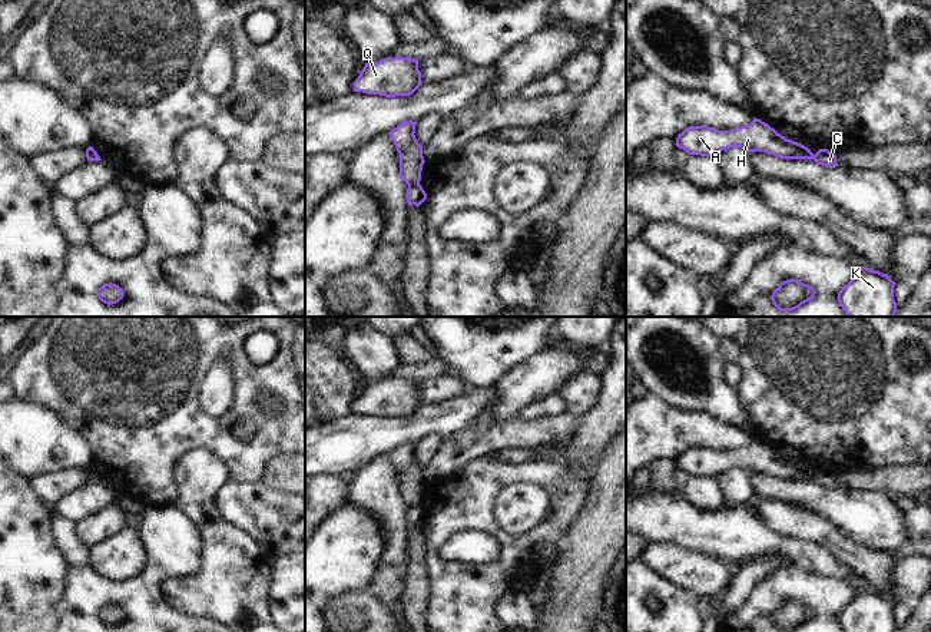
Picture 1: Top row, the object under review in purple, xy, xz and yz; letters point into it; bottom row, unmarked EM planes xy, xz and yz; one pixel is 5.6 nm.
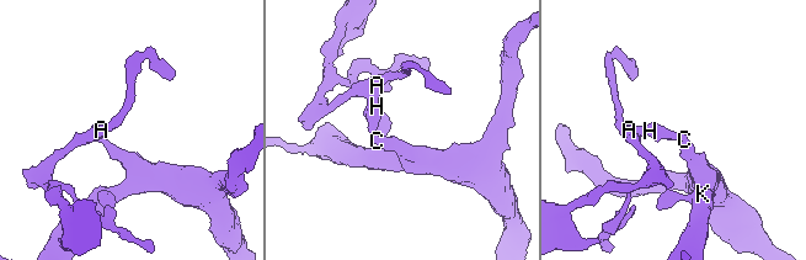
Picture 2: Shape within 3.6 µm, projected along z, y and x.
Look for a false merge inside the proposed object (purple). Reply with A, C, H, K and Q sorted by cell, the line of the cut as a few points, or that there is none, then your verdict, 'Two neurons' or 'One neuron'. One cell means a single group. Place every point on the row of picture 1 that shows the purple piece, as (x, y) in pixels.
Groups: A H Q / C K. Split along xz (418, 182), (408, 187). Two neurons

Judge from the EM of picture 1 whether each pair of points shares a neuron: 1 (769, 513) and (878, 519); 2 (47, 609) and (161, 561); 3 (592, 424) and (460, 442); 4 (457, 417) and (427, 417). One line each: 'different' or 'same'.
1: different
2: different
3: same
4: same

